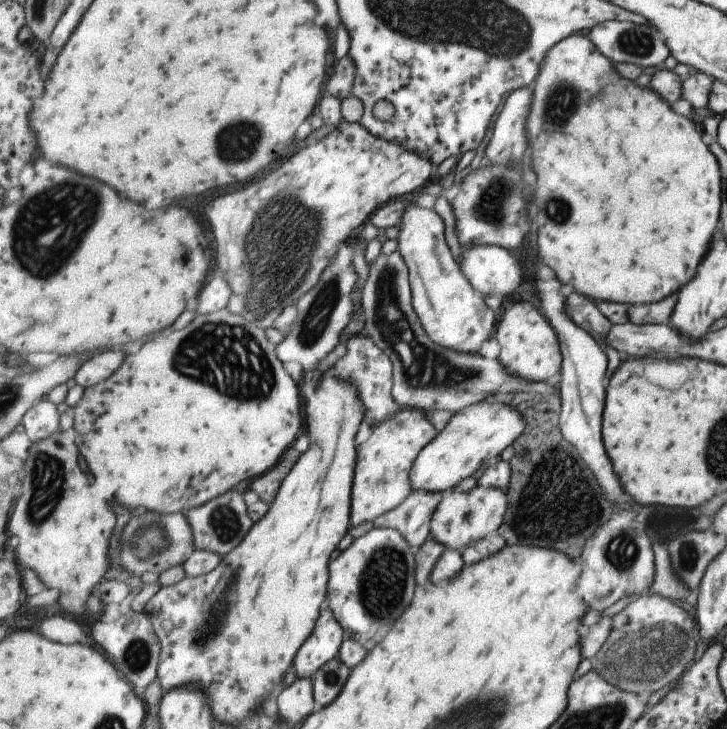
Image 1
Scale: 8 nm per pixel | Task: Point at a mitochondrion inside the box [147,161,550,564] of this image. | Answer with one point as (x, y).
(284, 237)

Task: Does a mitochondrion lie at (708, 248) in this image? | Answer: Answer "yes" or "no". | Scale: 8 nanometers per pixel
no

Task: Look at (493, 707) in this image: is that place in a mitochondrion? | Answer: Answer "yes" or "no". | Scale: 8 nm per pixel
yes

